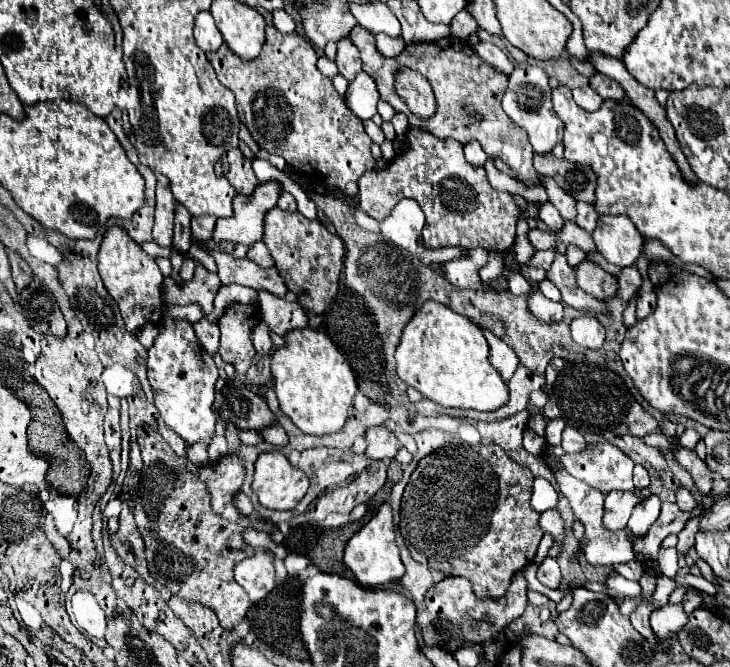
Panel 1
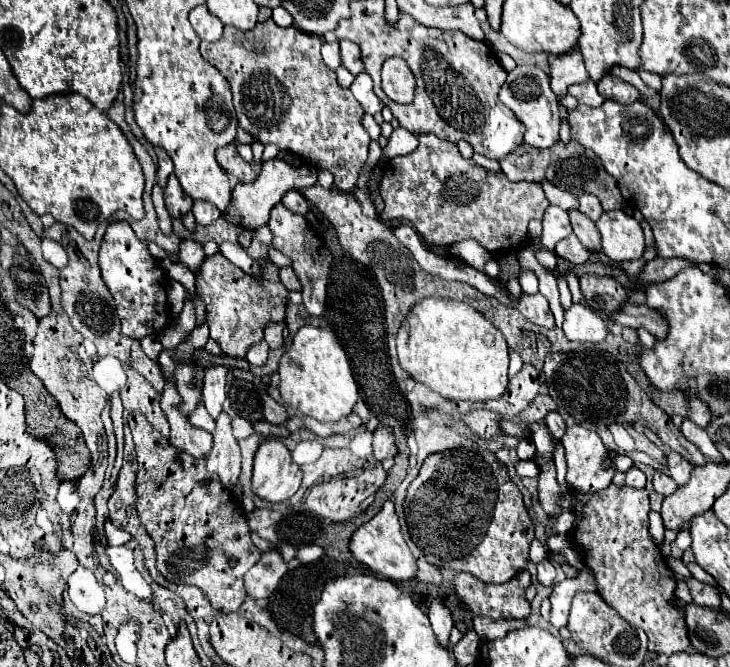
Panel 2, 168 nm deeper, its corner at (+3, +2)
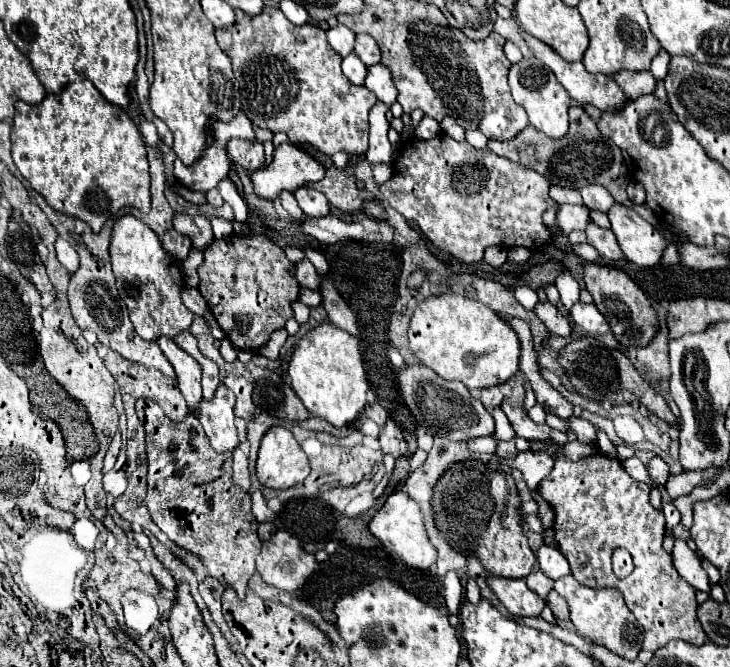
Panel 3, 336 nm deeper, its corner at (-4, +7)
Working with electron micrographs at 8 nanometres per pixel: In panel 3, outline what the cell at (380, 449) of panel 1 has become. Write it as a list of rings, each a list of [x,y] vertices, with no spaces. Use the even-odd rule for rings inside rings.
[[[388,420],[386,426],[380,430],[380,446],[382,446],[382,452],[384,454],[390,454],[394,458],[400,458],[406,454],[408,446],[406,446],[406,440],[402,436],[402,430],[400,426],[394,422],[394,420]]]

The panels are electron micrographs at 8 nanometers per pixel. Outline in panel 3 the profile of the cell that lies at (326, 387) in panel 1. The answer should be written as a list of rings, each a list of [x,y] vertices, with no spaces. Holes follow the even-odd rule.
[[[322,324],[310,330],[298,342],[290,358],[288,376],[292,380],[294,392],[310,410],[310,414],[328,420],[332,426],[354,422],[360,416],[360,410],[364,410],[368,404],[368,380],[362,364],[360,340],[332,324]]]

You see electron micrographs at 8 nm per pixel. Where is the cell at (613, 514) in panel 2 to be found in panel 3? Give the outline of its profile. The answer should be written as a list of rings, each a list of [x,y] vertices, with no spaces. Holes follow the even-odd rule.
[[[530,440],[530,450],[532,452],[546,452],[554,458],[554,468],[552,472],[538,484],[538,494],[552,506],[554,510],[554,542],[556,548],[566,556],[566,560],[572,566],[572,576],[586,584],[586,586],[616,586],[622,594],[624,600],[628,602],[628,608],[632,614],[638,618],[638,622],[644,626],[644,640],[642,640],[642,650],[658,650],[670,640],[684,640],[688,644],[704,644],[706,634],[696,618],[696,598],[694,598],[694,588],[676,572],[672,564],[672,556],[662,548],[664,540],[664,516],[662,512],[654,510],[652,504],[648,502],[648,492],[650,486],[644,482],[636,482],[620,464],[616,458],[608,456],[588,456],[580,458],[578,462],[572,462],[570,458],[562,456],[560,444],[554,444],[552,440]],[[614,548],[626,548],[632,554],[634,570],[626,578],[616,578],[612,568],[610,568],[610,554]]]

